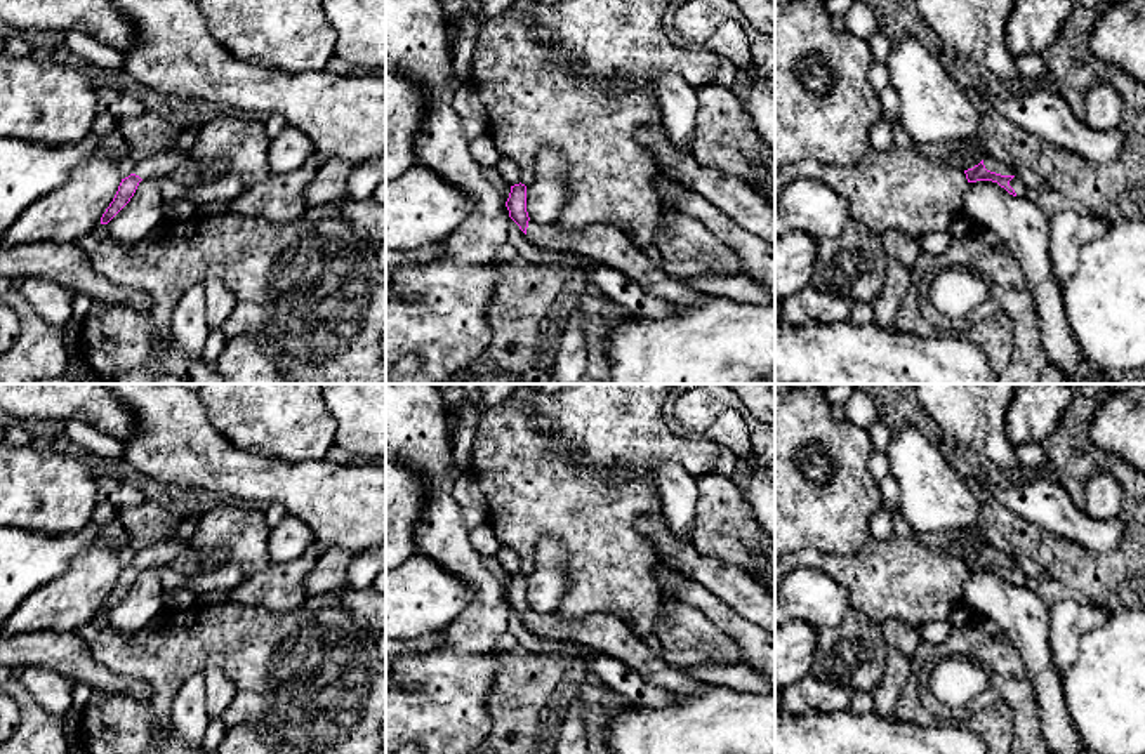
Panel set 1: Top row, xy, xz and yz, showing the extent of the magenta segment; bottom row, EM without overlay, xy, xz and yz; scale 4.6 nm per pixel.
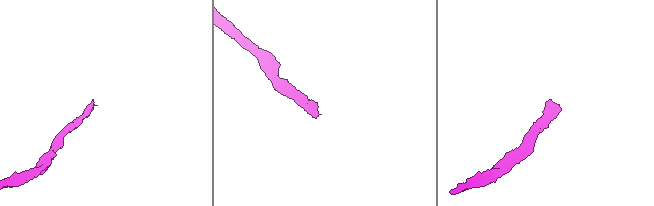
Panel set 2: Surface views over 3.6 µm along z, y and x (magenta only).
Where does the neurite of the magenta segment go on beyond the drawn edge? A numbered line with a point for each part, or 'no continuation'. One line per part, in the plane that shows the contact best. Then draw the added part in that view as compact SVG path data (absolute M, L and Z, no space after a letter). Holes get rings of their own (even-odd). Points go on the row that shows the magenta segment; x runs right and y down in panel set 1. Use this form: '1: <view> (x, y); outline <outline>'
1: yz (994, 165); outline M985 158L983 165L990 172L996 172L1001 175L1011 175L1013 179L1009 181L1009 186L1015 189L1016 196L1025 196L1029 186L1013 174L1011 163L999 162L994 158Z

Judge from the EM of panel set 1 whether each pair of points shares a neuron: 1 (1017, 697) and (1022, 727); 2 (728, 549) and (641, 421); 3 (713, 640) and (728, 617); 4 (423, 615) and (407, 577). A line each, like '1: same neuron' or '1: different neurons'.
1: same neuron
2: different neurons
3: different neurons
4: same neuron

